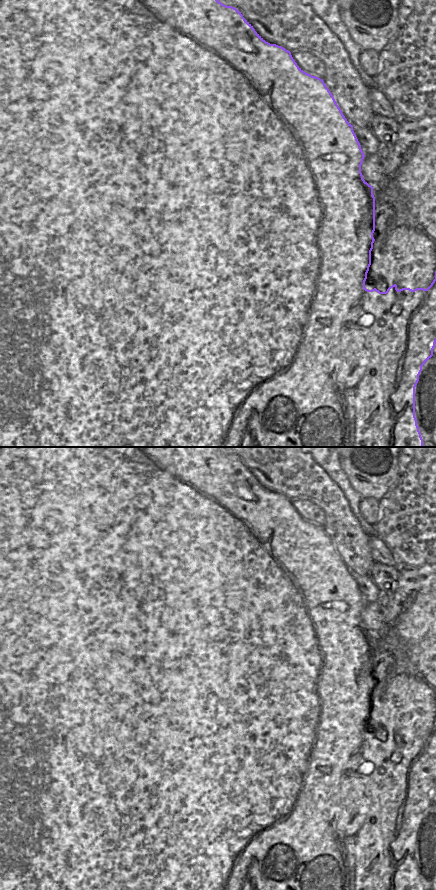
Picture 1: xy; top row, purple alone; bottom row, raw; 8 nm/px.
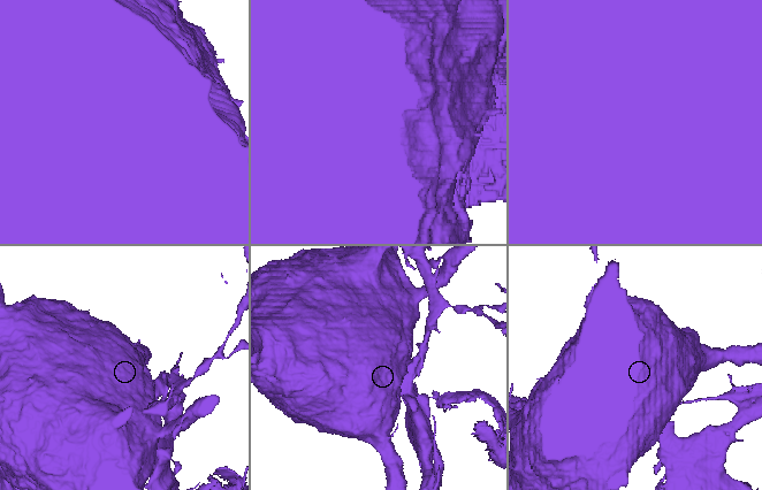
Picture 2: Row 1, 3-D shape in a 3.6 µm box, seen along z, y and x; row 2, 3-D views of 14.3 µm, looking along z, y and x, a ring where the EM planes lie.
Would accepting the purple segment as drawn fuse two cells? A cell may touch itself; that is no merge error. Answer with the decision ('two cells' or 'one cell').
two cells

